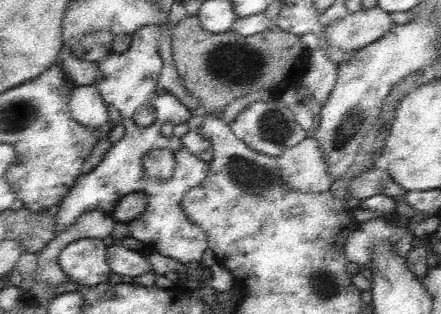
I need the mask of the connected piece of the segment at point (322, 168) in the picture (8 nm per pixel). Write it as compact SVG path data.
M311 135L296 146L286 148L276 156L280 177L286 186L298 193L320 194L329 192L332 177L322 149Z

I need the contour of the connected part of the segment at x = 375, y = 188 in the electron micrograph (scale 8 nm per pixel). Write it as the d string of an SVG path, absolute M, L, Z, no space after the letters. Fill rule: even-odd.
M372 167L360 173L350 180L348 184L352 203L355 199L364 200L371 196L384 194L396 200L405 200L406 191L396 184L389 172L384 169Z

